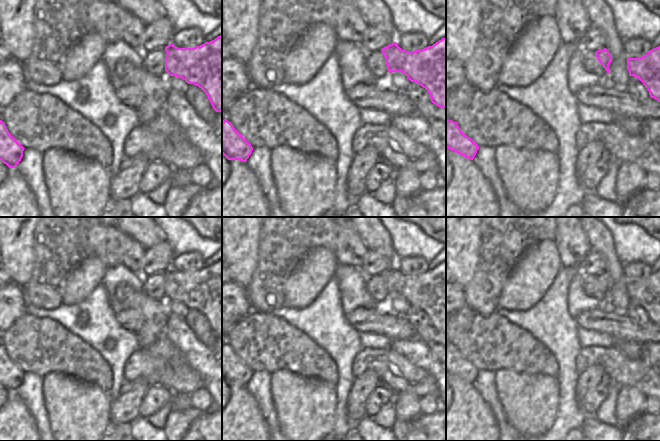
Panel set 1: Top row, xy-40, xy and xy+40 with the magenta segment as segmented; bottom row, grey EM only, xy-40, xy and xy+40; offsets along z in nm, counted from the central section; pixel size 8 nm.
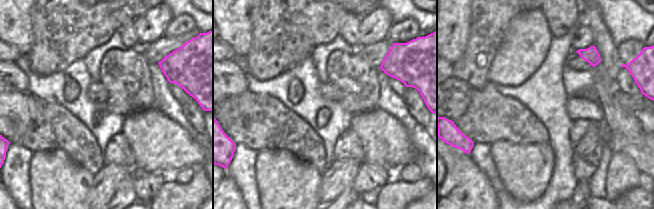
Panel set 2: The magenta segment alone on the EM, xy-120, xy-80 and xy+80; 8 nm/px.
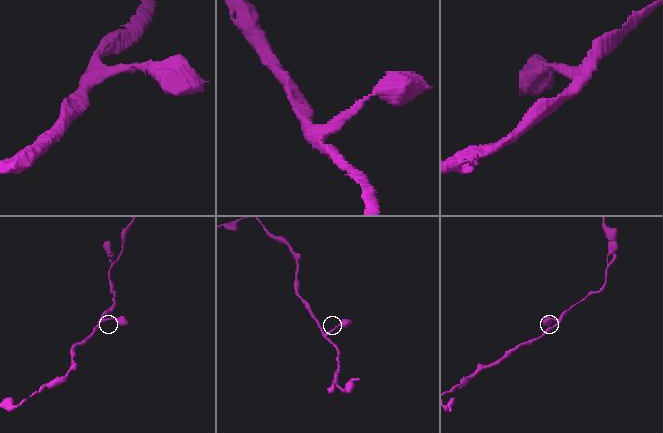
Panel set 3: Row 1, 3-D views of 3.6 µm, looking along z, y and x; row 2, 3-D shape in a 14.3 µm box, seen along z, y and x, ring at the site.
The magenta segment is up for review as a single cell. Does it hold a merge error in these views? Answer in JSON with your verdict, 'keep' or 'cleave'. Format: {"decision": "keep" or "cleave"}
{"decision": "keep"}

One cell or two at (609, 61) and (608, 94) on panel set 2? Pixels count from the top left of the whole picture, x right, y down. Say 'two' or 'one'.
two

